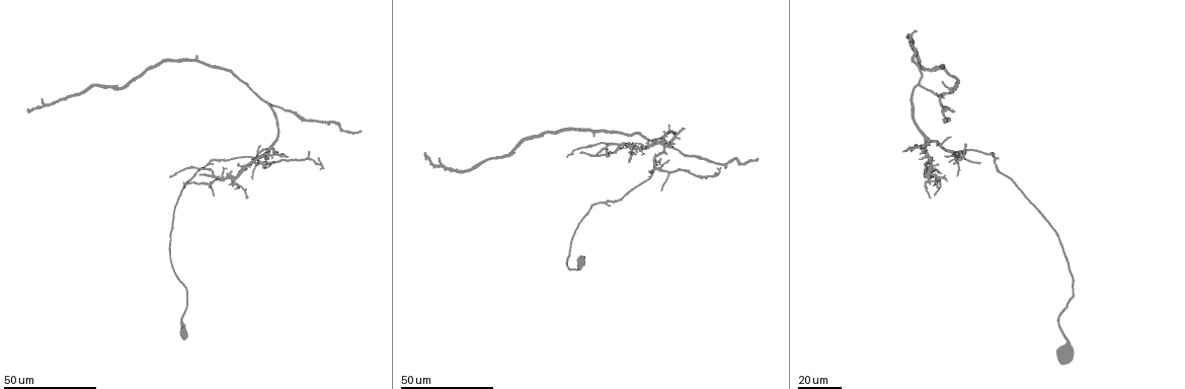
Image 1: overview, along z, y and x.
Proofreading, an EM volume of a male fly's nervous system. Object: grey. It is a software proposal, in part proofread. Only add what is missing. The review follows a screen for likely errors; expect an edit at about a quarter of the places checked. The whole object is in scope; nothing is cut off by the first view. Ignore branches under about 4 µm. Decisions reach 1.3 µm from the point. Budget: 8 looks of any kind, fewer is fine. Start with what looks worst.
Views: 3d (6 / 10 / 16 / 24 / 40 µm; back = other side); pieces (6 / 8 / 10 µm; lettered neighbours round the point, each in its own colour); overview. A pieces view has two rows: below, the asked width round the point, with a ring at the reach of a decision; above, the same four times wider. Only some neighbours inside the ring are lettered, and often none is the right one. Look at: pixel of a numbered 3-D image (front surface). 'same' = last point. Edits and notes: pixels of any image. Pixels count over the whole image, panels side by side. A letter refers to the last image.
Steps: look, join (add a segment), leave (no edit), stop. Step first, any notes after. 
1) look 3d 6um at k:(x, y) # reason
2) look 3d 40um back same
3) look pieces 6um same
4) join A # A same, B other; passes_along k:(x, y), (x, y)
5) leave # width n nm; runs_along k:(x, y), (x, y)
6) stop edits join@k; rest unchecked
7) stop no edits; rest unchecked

look 3d 24um at 1:(914, 31) # free end

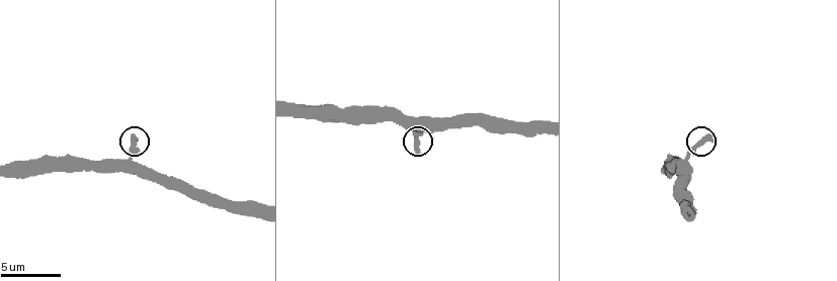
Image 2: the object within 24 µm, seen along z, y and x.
look 3d 6um at 2:(418, 156)

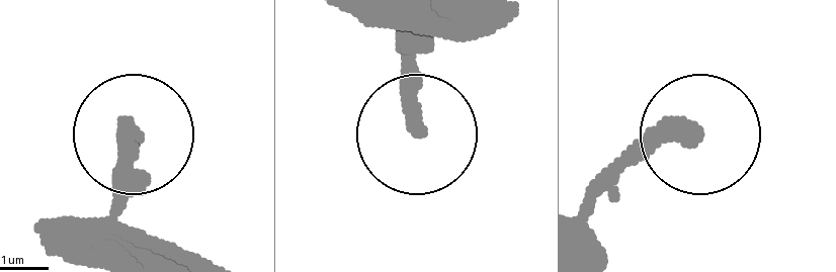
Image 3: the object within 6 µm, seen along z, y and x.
look pieces 6um at 3:(415, 128)

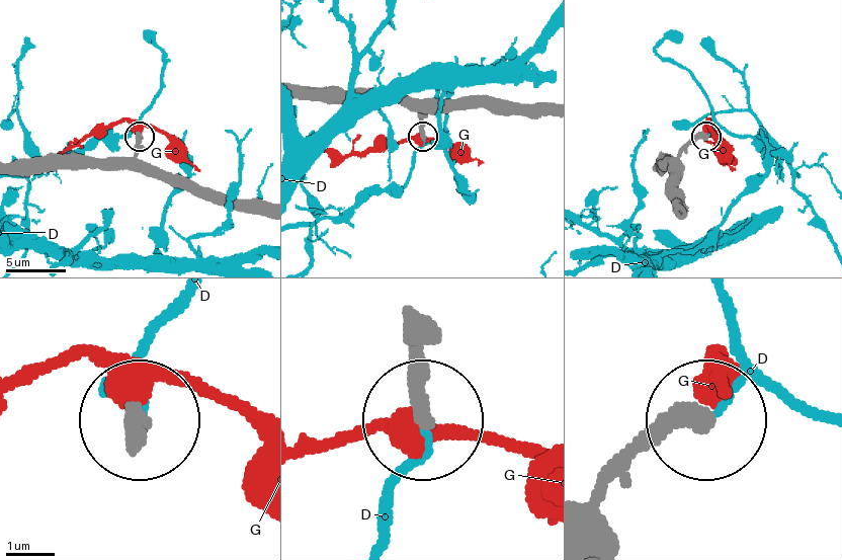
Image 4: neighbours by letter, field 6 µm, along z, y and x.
leave # width 360 nm; D other, G other; runs_along 4:(264, 216), (197, 196), (146, 165), (137, 155), (140, 137); no lettered segment goes on from it

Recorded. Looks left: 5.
look 3d 40um at 1:(938, 144) # free end

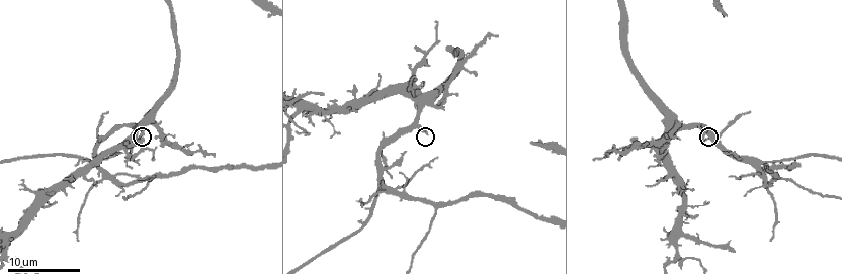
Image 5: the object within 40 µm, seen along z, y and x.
look pieces 10um at 5:(701, 138) # see the neighbours

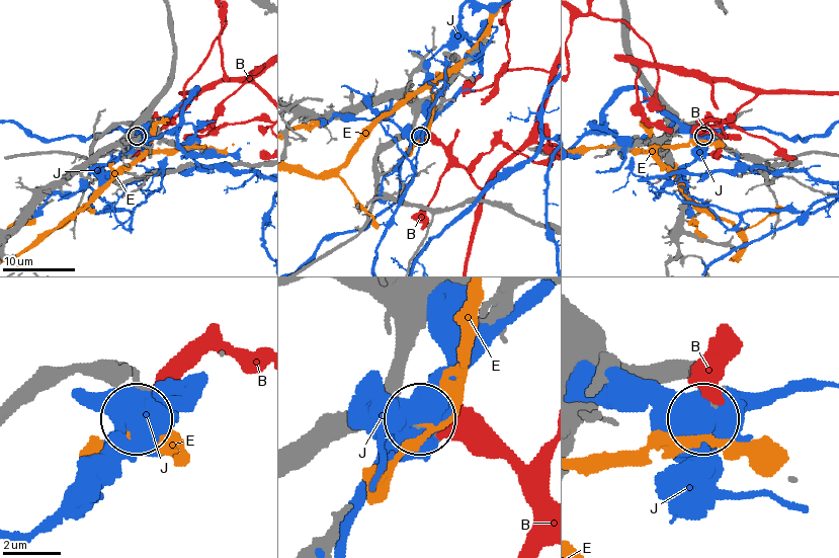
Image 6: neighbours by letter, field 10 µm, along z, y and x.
leave # B other, E other, J other; none of them fits

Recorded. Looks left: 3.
look 3d 24um at 1:(230, 185) # branch stops here

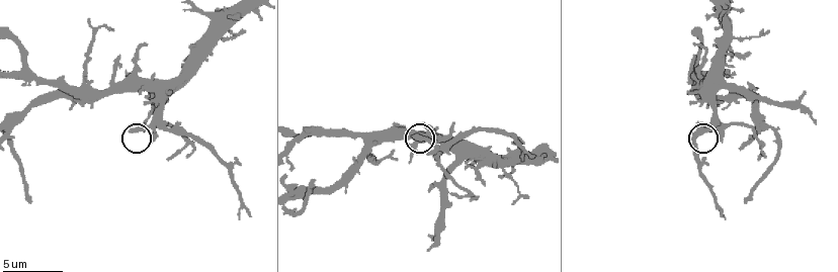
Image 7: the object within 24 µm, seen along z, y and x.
look pieces 6um at 7:(415, 137)

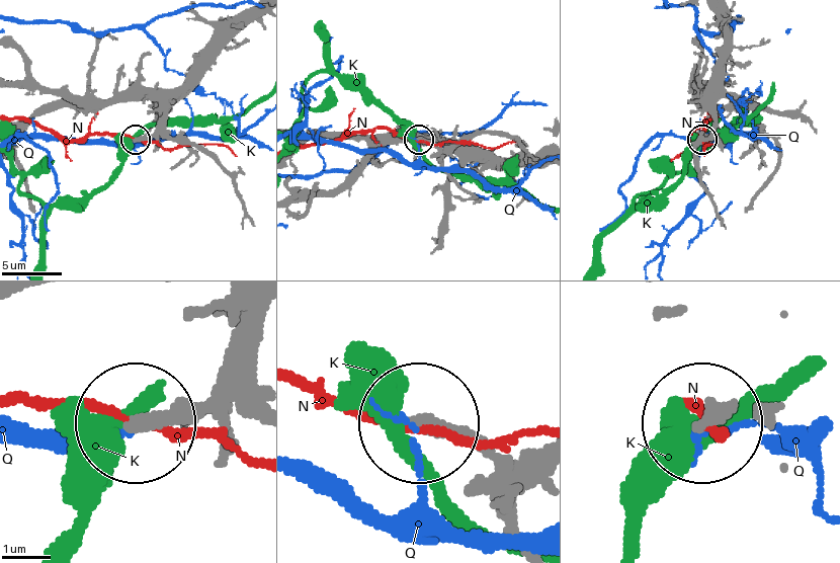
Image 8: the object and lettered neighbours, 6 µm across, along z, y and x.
leave # K other, N other, Q other; none of them fits

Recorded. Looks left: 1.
look pieces 10um at 5:(415, 47) # an open end

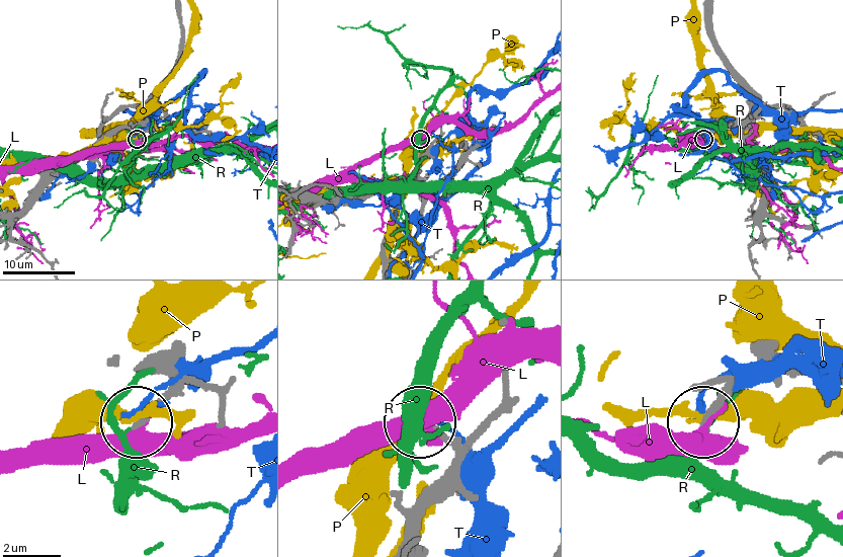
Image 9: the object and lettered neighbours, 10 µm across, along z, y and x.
leave # L other, P other, R other, T other; no lettered segment goes on from it

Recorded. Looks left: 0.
stop no edits; rest unchecked

